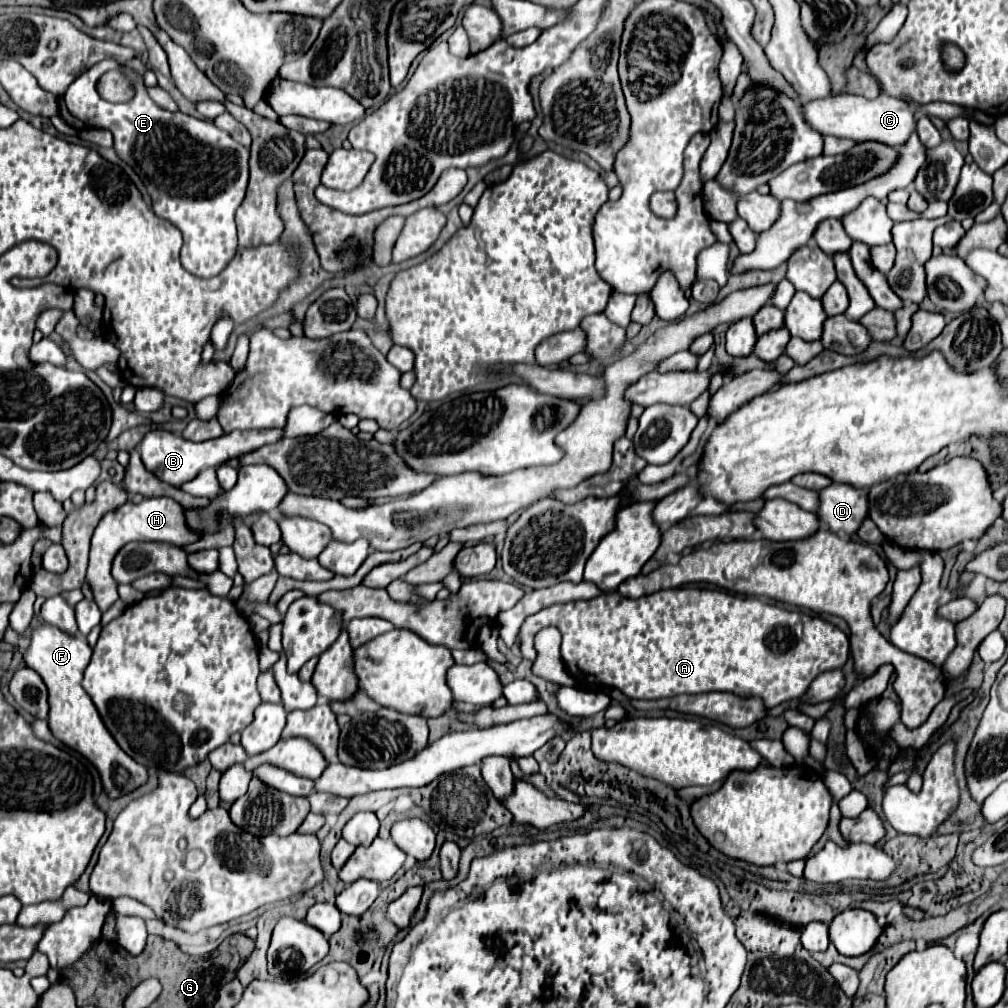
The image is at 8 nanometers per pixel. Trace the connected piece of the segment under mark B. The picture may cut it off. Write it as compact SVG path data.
M154 430L148 432L140 444L142 462L146 468L150 468L162 482L168 482L172 486L182 486L184 482L192 480L200 470L210 466L220 466L232 458L238 458L246 452L252 452L260 446L274 444L282 440L284 430L232 430L230 434L222 434L220 438L206 440L206 442L190 442L180 436L174 436L166 430Z

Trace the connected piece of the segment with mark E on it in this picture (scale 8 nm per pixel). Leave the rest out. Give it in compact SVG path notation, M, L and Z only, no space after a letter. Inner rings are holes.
M102 60L94 64L90 70L80 74L66 94L58 100L60 102L60 116L74 126L76 130L82 128L106 128L114 136L114 150L116 154L130 166L134 172L142 178L150 198L152 198L152 210L156 216L172 222L184 238L180 262L182 266L198 276L198 278L212 278L218 272L222 272L228 262L236 254L236 224L234 214L236 208L242 204L246 186L248 186L248 148L234 142L230 134L224 134L224 130L218 130L210 120L198 120L182 112L168 112L160 106L156 106L150 96L146 94L146 86L136 86L136 96L122 104L112 104L100 98L96 92L96 82L102 72L108 72L112 68L120 68L114 60Z

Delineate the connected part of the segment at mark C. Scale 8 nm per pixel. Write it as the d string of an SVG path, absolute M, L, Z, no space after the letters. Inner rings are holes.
M836 94L836 96L826 96L820 100L812 100L804 104L802 116L806 124L816 130L822 136L836 136L836 138L850 138L854 142L882 142L888 146L902 146L910 132L914 130L914 120L912 120L912 110L906 102L890 98L886 94L880 94L874 100L866 100L862 96L854 94Z

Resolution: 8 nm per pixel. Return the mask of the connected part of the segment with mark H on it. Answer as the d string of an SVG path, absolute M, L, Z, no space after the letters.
M150 498L150 500L142 500L140 504L126 502L118 510L104 514L92 534L90 564L88 564L88 574L86 574L86 582L94 594L94 602L98 604L98 608L102 612L106 612L118 600L118 582L112 578L110 566L112 566L114 556L118 554L118 550L124 544L128 544L128 542L164 542L164 544L174 544L174 546L186 546L186 544L196 542L198 538L200 538L200 534L186 526L184 508L172 498Z

